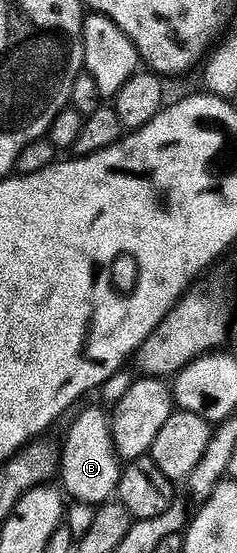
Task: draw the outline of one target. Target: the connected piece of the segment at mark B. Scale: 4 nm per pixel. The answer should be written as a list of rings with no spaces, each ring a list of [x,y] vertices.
[[[96,406],[79,410],[75,411],[76,419],[69,424],[68,431],[65,432],[64,438],[62,437],[58,482],[63,493],[71,501],[85,502],[97,507],[115,495],[122,469],[122,459],[114,448],[109,411],[99,410]]]

